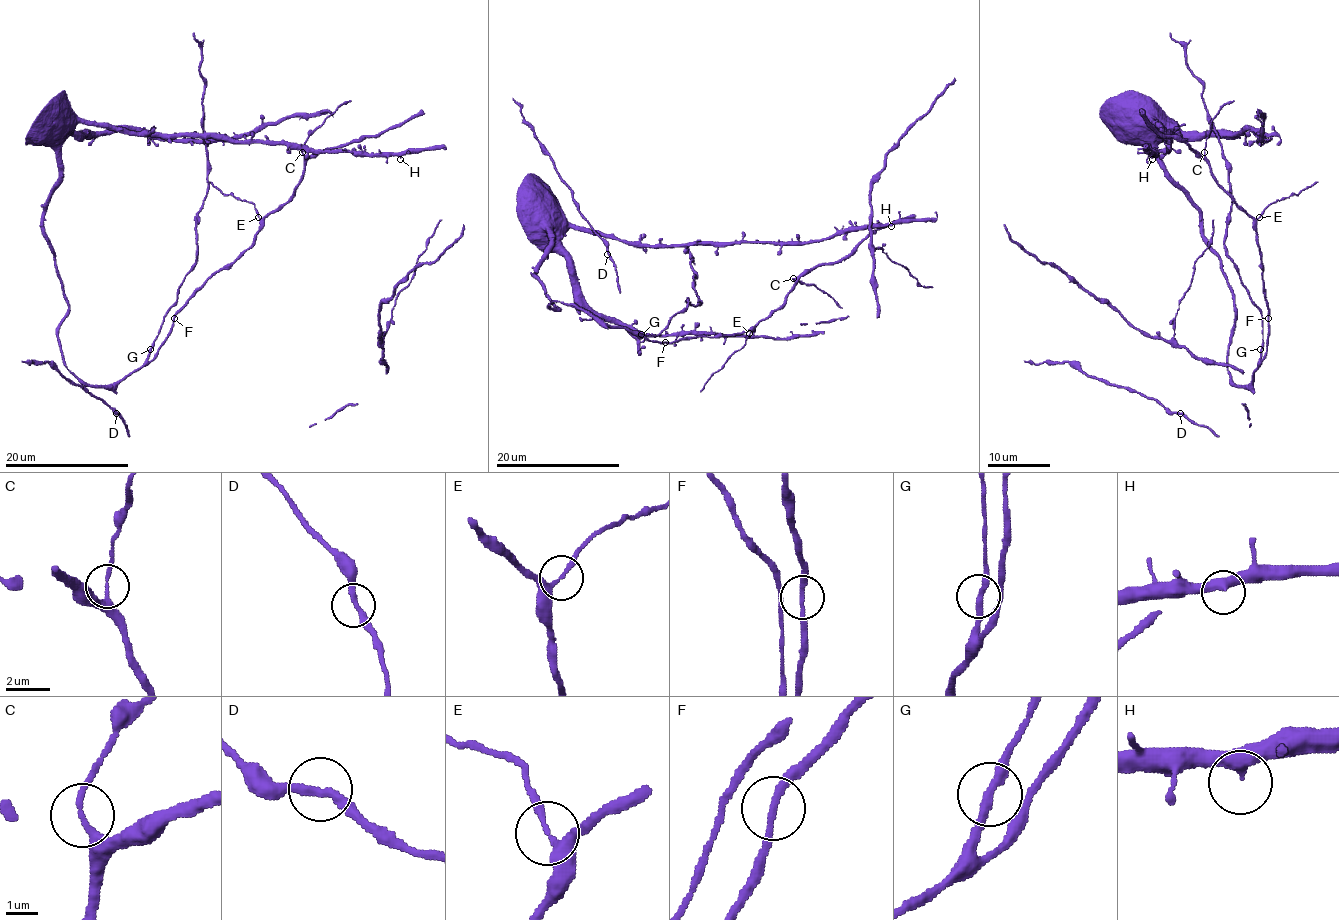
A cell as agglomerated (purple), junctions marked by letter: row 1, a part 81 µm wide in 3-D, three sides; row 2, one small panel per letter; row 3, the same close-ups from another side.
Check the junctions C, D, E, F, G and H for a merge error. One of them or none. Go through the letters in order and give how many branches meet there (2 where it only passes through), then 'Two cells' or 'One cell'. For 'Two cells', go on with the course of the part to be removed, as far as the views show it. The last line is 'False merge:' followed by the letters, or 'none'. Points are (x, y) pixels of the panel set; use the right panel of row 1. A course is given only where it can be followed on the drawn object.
C: Branches: 2. One cell
D: Branches: 2. One cell
E: Branches: 2. One cell
F: Branches: 2. One cell
G: Branches: 2. One cell
H: Branches: 2. One cell
False merge: none

